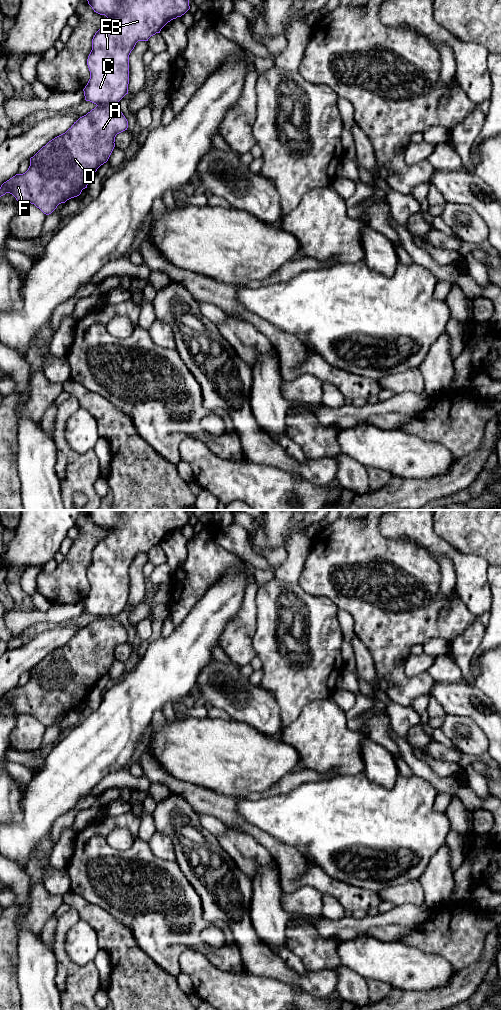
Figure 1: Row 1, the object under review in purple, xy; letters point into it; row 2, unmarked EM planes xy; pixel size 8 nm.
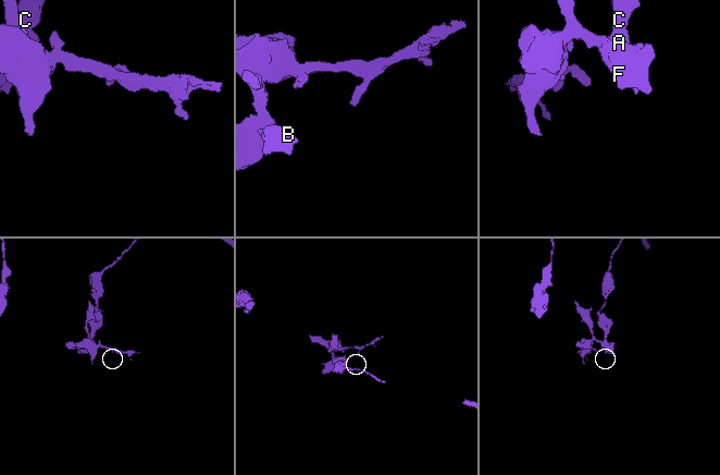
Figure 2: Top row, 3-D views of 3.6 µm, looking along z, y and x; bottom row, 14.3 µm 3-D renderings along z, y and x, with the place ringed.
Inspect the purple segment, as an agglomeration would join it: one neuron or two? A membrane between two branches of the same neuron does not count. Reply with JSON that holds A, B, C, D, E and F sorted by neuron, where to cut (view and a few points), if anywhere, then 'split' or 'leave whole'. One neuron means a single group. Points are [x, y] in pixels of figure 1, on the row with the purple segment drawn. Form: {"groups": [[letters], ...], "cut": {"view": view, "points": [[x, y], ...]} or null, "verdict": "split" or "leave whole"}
{"groups": [["A", "D", "F"], ["B", "C", "E"]], "cut": {"view": "xy", "points": [[114, 103], [97, 105]]}, "verdict": "split"}

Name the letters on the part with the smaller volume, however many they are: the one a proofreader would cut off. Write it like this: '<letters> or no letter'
A, D, F

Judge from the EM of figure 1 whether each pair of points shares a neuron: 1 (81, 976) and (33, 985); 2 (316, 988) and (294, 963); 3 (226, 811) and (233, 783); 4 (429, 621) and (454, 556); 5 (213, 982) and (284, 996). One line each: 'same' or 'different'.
1: different
2: different
3: different
4: different
5: same

